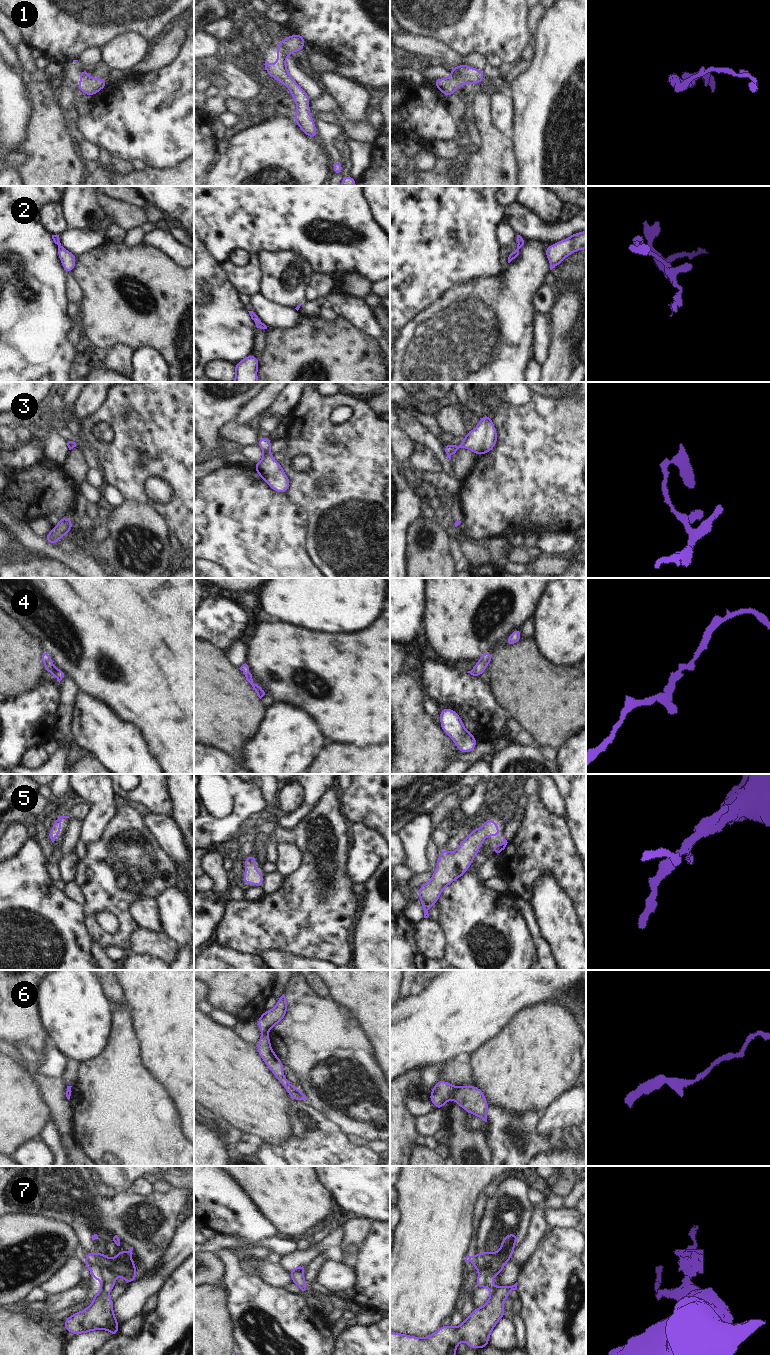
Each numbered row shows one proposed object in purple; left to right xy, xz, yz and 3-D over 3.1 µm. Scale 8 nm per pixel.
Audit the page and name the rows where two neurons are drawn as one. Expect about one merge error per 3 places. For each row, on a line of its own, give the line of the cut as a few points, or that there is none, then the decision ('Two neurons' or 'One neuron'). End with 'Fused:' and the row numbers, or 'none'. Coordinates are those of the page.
1: No split. One neuron
2: No split. One neuron
3: No split. One neuron
4: No split. One neuron
5: No split. One neuron
6: Split along yz (455, 1087), (452, 1097). Two neurons
7: Split along xy (100, 1290), (107, 1293). Two neurons
Fused: 6, 7.

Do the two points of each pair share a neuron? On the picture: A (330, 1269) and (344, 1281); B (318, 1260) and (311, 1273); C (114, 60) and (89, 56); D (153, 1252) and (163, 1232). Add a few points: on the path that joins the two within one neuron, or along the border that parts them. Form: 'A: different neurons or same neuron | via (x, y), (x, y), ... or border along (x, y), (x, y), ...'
A: same neuron | via (333, 1272), (341, 1278)
B: same neuron | via (315, 1263), (311, 1270)
C: different neurons | border along (102, 48), (103, 59)
D: same neuron | via (153, 1247), (153, 1242), (158, 1237)

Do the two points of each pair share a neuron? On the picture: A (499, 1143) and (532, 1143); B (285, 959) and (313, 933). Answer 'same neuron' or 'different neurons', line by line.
A: same neuron
B: different neurons

